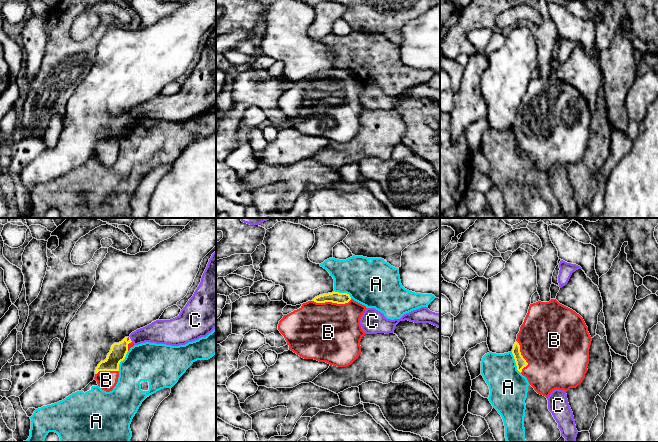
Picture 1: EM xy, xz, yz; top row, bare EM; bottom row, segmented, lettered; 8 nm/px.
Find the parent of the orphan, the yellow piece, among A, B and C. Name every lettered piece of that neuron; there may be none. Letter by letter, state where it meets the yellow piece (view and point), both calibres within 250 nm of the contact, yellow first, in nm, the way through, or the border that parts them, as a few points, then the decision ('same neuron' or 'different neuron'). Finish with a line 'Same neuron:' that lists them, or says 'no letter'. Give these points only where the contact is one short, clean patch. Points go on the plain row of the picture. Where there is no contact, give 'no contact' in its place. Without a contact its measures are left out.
A: contact yz (516, 139); calibres 80 and 300 nm; border yz (511, 128), (516, 145), (520, 149); different neuron
B: contact xz (331, 77); calibres 100 and 480 nm; same neuron
C: contact xy (130, 115); calibres 130 and 190 nm; border xy (129, 112), (132, 117); different neuron
Same neuron: B

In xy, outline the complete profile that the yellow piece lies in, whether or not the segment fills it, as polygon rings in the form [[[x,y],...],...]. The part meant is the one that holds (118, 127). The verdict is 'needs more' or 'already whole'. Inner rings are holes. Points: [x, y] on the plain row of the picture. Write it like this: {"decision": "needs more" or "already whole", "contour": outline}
{"decision": "needs more", "contour": [[[125,113],[121,118],[114,119],[107,134],[98,140],[94,155],[102,166],[110,168],[116,162],[119,153],[119,140],[133,122],[130,113]]]}

